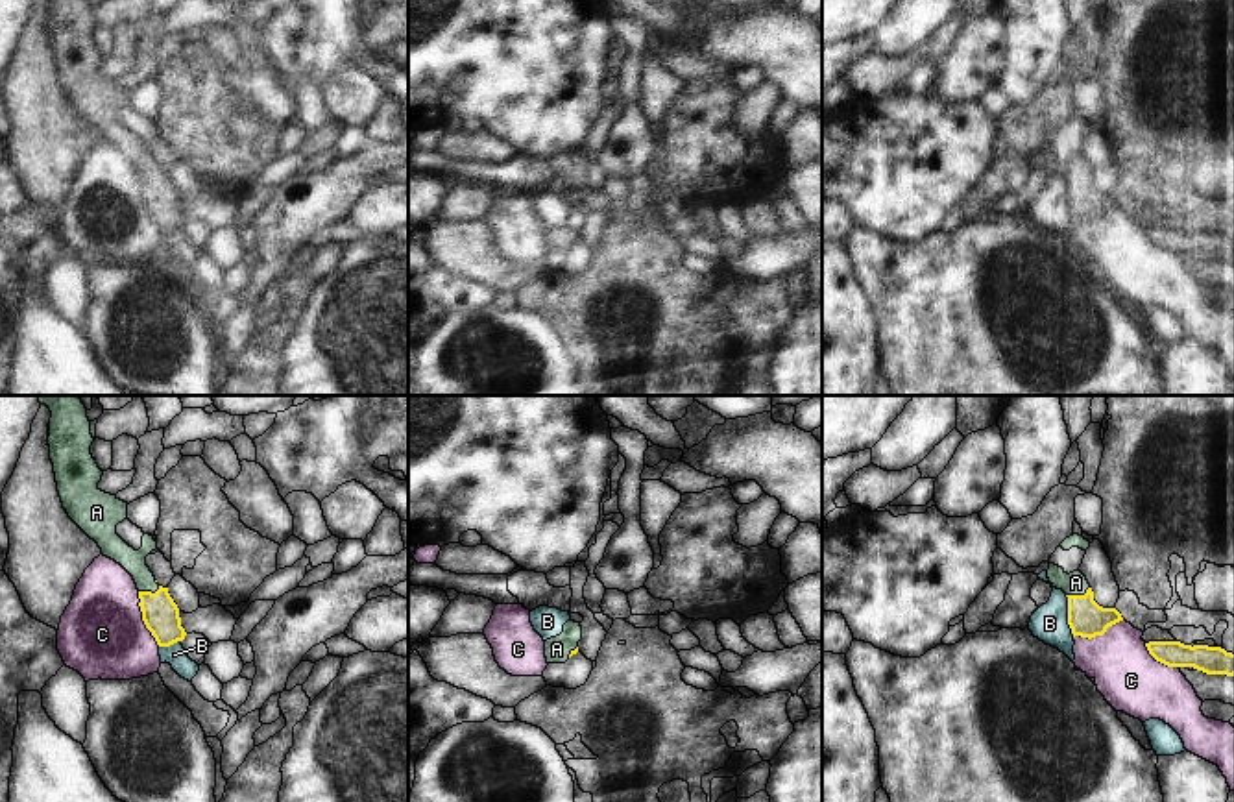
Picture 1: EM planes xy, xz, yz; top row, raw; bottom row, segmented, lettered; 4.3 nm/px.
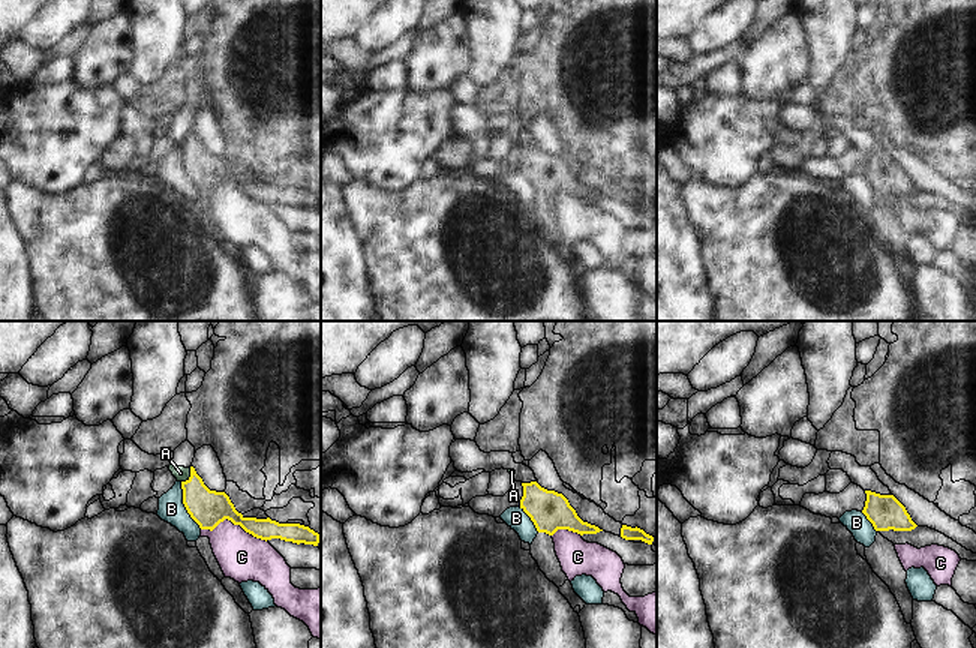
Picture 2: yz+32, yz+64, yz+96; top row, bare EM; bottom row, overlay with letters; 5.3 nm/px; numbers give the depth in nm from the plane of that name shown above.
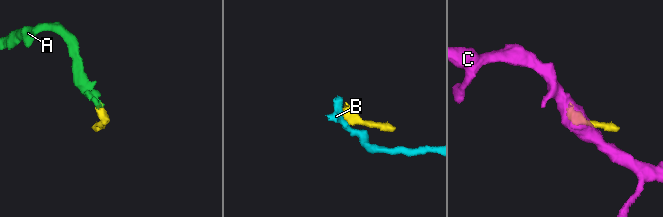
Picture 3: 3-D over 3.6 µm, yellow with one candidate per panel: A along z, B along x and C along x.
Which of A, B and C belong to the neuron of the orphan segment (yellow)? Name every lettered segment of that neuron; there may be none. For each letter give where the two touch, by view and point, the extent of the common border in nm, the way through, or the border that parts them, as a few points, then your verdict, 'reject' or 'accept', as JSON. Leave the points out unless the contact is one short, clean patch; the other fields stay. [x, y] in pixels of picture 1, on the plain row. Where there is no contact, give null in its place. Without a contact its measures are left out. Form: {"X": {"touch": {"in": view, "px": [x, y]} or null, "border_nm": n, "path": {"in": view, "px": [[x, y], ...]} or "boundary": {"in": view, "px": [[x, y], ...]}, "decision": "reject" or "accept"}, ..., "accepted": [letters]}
{"A": {"touch": {"in": "yz", "px": [1077, 182]}, "border_nm": 110, "path": {"in": "yz", "px": [[1085, 202], [1077, 182], [1076, 169]]}, "decision": "accept"}, "B": {"touch": {"in": "yz", "px": [1068, 202]}, "border_nm": 190, "boundary": {"in": "yz", "px": [[1064, 182], [1070, 218], [1074, 222]]}, "decision": "reject"}, "C": {"touch": {"in": "xy", "px": [143, 206]}, "border_nm": 260, "decision": "reject"}, "accepted": ["A"]}

